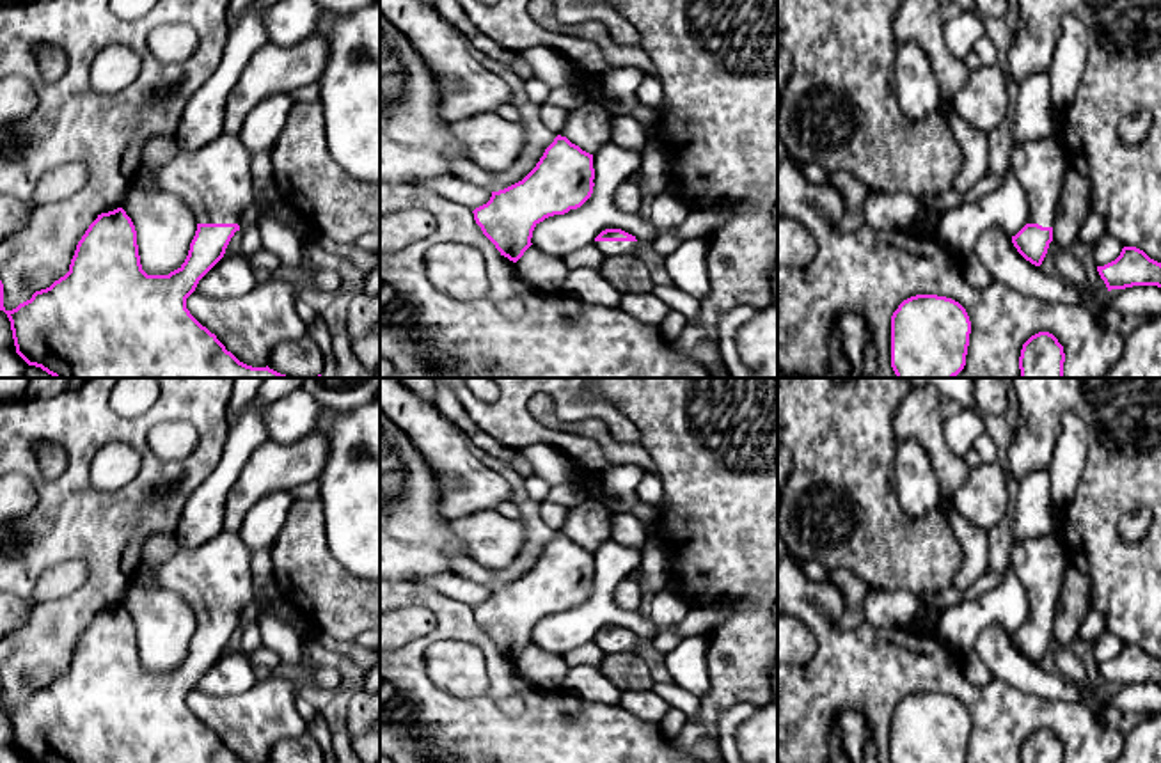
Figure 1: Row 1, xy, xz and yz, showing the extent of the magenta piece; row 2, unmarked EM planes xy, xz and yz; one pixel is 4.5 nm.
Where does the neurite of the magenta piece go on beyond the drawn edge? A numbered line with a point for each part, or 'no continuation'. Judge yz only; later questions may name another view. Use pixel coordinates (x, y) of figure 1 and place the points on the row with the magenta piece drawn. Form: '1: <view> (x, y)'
1: yz (1039, 165)

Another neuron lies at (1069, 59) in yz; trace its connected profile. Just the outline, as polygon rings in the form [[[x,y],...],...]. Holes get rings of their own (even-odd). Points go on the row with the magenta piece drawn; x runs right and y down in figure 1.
[[[1076,16],[1062,20],[1062,34],[1051,62],[1051,96],[1056,108],[1065,110],[1078,89],[1086,62],[1085,21]]]

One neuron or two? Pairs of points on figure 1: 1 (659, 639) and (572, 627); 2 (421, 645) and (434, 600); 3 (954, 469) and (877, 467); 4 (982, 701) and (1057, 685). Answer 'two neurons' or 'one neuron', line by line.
1: two neurons
2: one neuron
3: two neurons
4: two neurons

